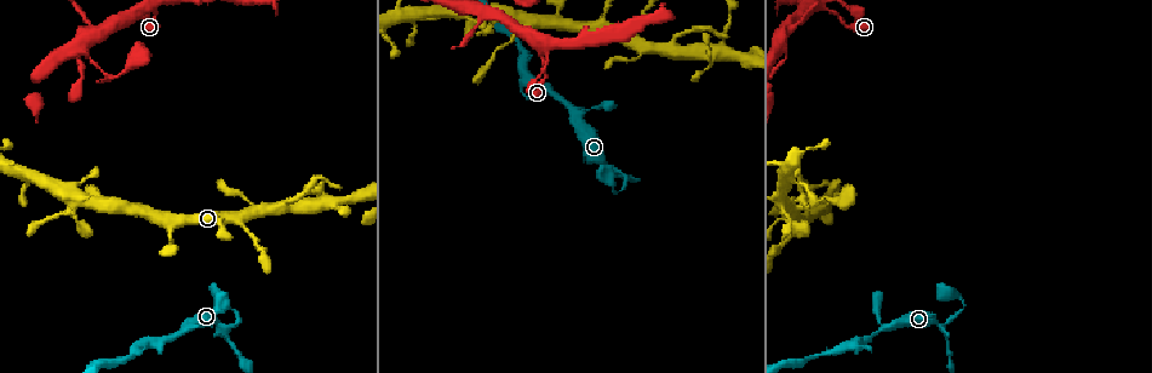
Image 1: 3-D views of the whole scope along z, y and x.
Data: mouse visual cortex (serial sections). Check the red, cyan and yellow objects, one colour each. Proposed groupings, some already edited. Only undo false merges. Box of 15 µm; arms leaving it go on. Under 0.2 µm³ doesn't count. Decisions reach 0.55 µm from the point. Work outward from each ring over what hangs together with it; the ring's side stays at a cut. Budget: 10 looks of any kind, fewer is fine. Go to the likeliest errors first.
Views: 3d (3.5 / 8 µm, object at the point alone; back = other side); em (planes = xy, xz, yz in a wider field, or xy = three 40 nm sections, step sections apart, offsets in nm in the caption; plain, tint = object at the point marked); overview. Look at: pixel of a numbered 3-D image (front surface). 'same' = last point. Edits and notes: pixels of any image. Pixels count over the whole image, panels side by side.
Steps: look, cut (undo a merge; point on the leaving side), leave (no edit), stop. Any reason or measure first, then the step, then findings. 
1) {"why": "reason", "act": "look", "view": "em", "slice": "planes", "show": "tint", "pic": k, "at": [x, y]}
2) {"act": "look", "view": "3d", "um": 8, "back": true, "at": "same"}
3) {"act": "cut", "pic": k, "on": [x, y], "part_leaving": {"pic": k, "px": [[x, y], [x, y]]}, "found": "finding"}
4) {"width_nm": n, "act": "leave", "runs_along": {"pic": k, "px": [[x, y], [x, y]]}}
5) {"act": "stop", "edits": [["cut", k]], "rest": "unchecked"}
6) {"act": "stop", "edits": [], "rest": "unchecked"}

{"why": "thin neck", "act": "look", "view": "3d", "um": 8, "pic": 1, "at": [543, 67]}

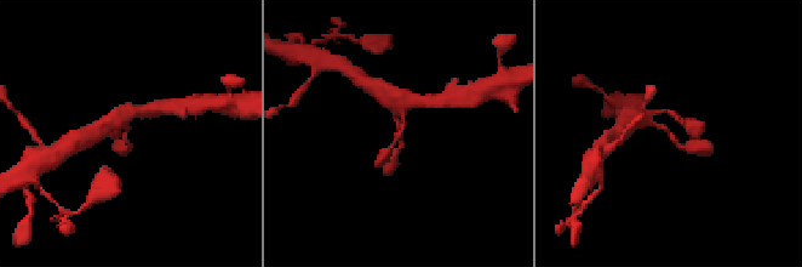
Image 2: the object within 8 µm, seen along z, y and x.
{"arm_widths_nm": [200, 300], "act": "look", "view": "em", "slice": "planes", "show": "tint", "pic": 2, "at": [397, 129]}

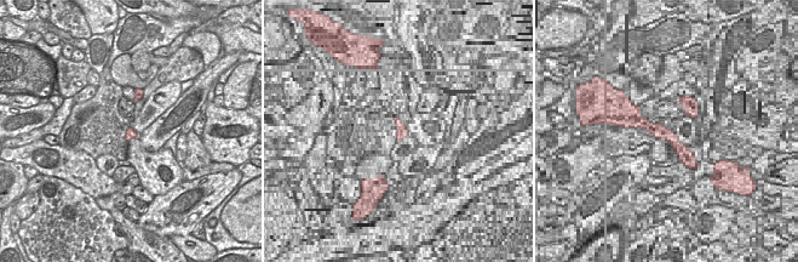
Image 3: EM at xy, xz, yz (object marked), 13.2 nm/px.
{"act": "leave", "runs_along": {"pic": 2, "px": [[693, 148], [679, 145], [660, 125], [639, 119]]}, "found": "one cell here"}

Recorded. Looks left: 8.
{"why": "small branch off a trunk", "act": "look", "view": "3d", "um": 3.5, "pic": 1, "at": [76, 59]}

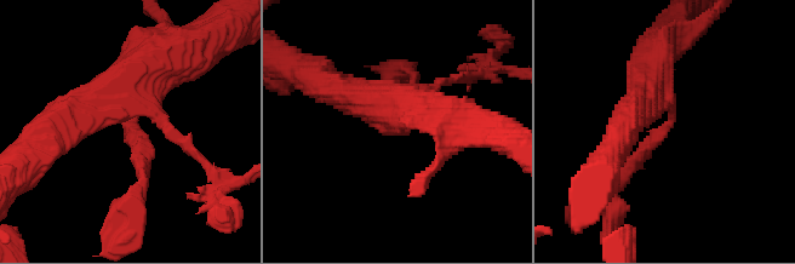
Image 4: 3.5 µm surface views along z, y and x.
{"act": "look", "view": "em", "slice": "xy", "step": 5, "show": "tint", "pic": 4, "at": [395, 134]}

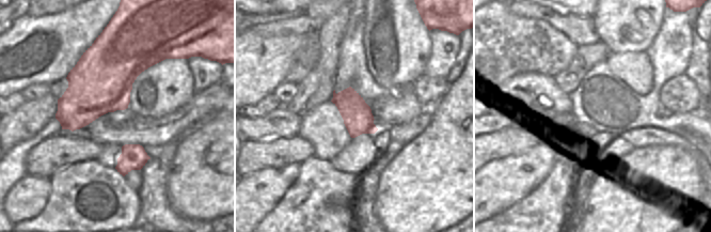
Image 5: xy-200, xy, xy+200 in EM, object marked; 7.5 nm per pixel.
{"act": "leave", "runs_along": {"pic": 4, "px": [[650, 58], [625, 177]]}, "found": "all the same cell"}

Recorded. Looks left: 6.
{"why": "sharp bend", "act": "look", "view": "3d", "um": 3.5, "back": true, "pic": 1, "at": [947, 320]}

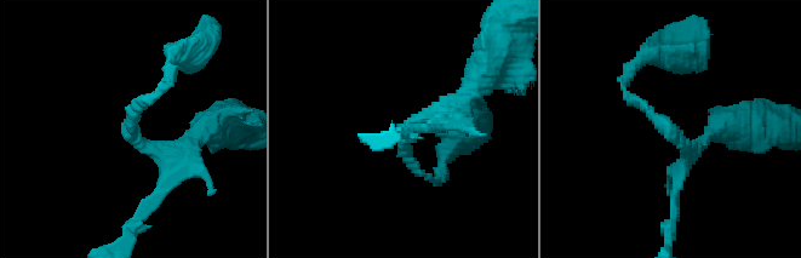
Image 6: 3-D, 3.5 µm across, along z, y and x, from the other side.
{"act": "look", "view": "em", "slice": "xy", "step": 1, "show": "tint", "pic": 6, "at": [402, 125]}

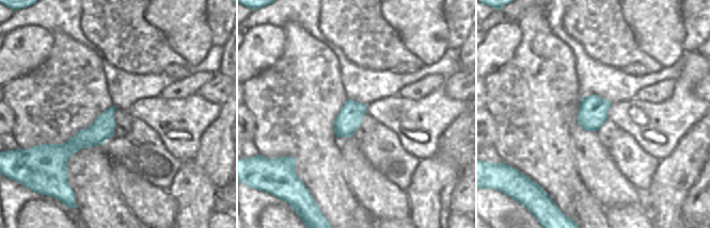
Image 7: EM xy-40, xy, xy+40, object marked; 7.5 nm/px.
{"act": "leave", "runs_along": {"pic": 7, "px": [[112, 110], [62, 158]]}, "found": "all the same cell"}

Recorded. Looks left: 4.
{"why": "small branch off a trunk", "act": "look", "view": "3d", "um": 3.5, "pic": 1, "at": [780, 206]}

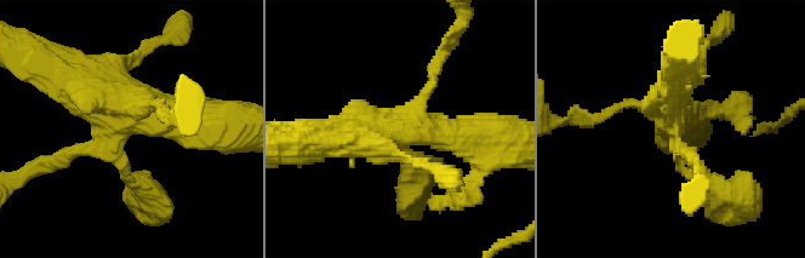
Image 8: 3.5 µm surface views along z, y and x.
{"act": "look", "view": "em", "slice": "xy", "step": 1, "show": "tint", "pic": 8, "at": [118, 128]}

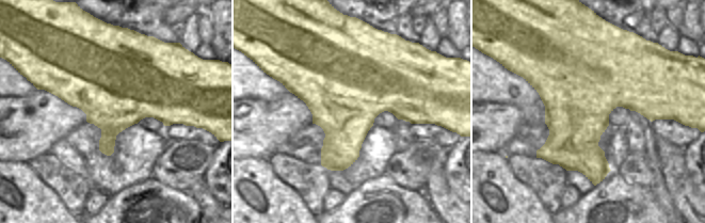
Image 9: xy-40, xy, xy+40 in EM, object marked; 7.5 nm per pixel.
{"width_nm": 700, "act": "leave", "runs_along": {"pic": 8, "px": [[182, 115], [126, 103], [115, 159], [141, 185]]}, "found": "one cell here"}

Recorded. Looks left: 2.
{"act": "stop", "edits": [], "rest": "unchecked"}

